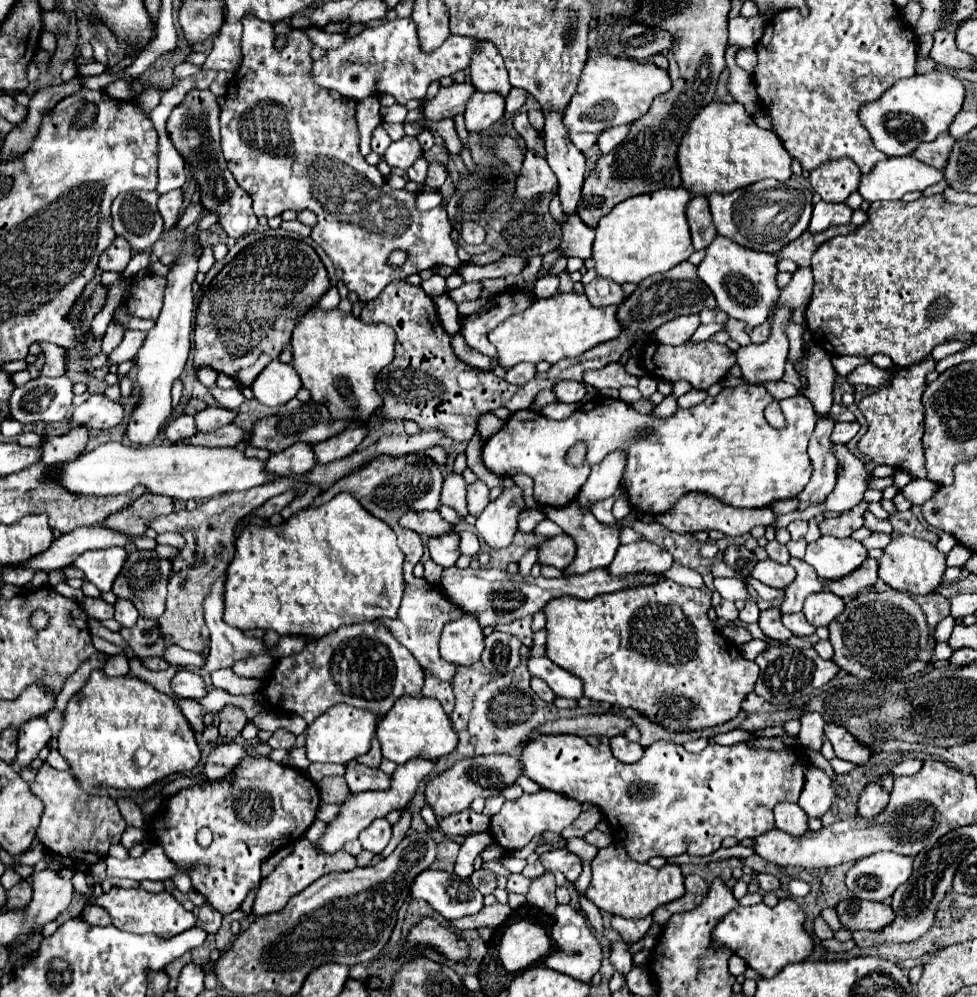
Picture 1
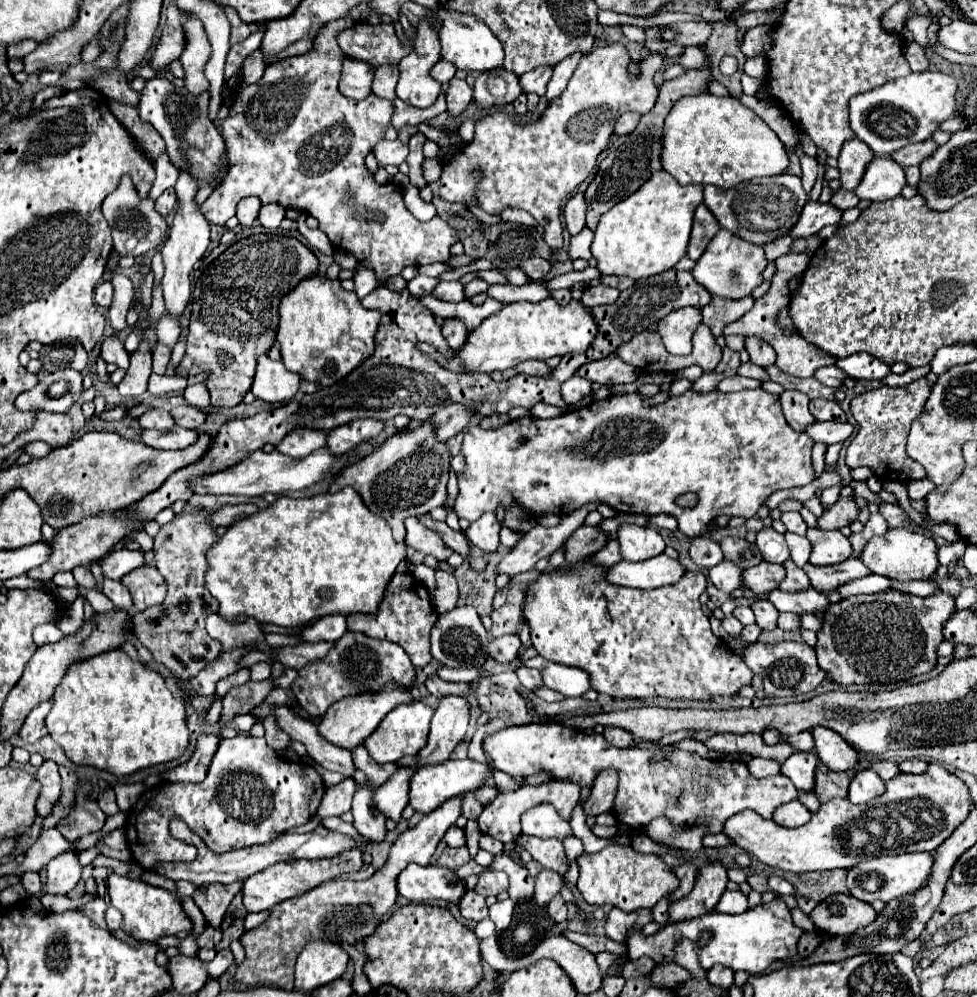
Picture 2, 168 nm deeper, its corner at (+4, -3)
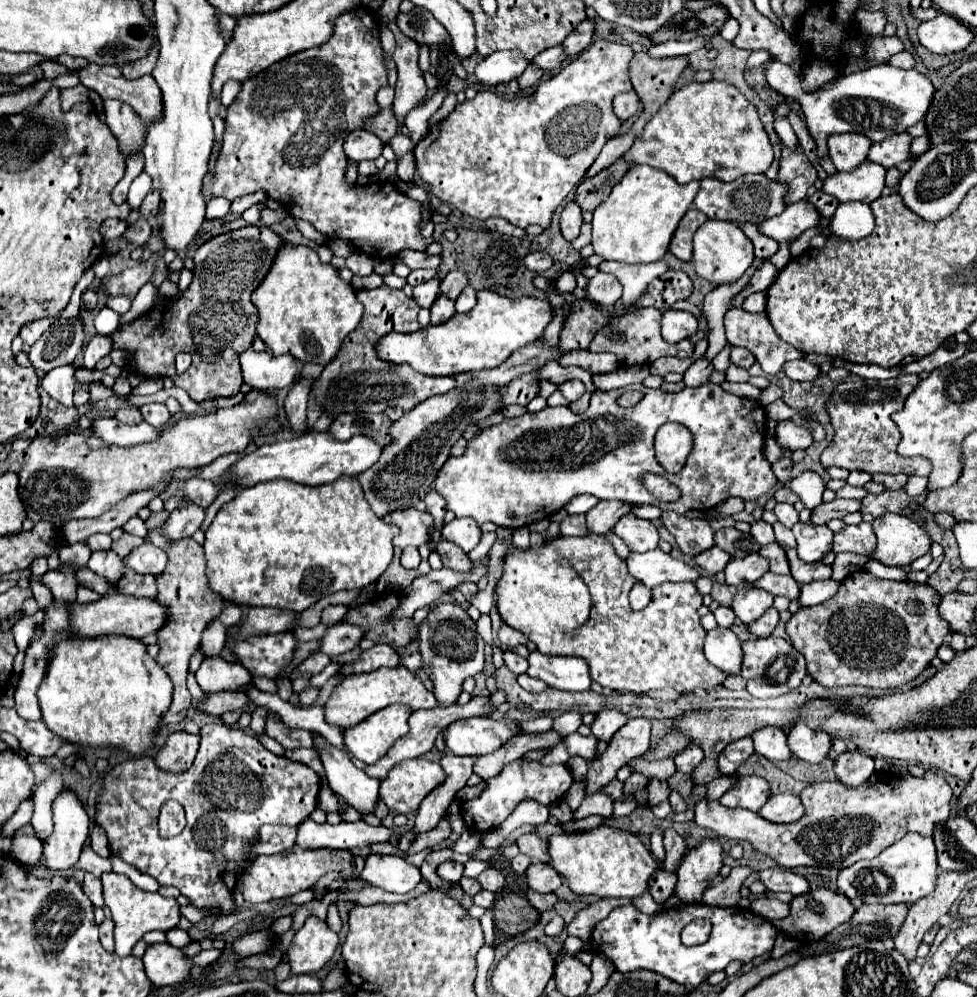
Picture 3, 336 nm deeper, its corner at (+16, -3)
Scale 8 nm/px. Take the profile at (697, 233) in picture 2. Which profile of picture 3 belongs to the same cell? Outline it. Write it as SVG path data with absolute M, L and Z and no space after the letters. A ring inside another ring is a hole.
M688 209L686 215L682 217L672 243L670 243L670 253L674 253L678 259L682 261L690 261L692 259L692 237L696 233L696 229L706 221L708 217L702 211L696 209Z

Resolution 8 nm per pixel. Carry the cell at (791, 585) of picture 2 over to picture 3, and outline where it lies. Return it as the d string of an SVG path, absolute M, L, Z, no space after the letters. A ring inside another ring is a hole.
M770 543L770 545L762 547L760 555L770 561L770 571L774 571L776 575L790 575L786 551L778 543Z

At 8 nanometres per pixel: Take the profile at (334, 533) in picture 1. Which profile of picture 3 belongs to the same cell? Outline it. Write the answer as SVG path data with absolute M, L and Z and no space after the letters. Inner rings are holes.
M342 477L334 483L326 483L324 487L302 487L298 483L288 483L288 481L266 481L266 483L256 483L254 487L240 489L236 497L222 505L222 509L216 513L212 525L206 529L206 541L204 541L204 553L206 553L206 575L208 575L208 587L218 593L222 599L232 601L236 605L248 605L248 607L278 607L278 609L288 609L294 613L302 613L304 609L312 607L318 603L322 597L332 595L336 591L352 591L352 589L362 589L370 583L374 583L388 563L392 561L392 537L396 535L398 527L390 527L384 521L380 521L370 505L364 499L360 483L356 483L354 477Z

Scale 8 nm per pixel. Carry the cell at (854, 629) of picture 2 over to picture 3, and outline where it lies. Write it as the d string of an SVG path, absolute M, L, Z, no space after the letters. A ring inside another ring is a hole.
M856 571L842 581L840 591L814 607L802 607L786 623L786 633L806 659L806 669L824 687L864 685L874 689L892 689L918 677L936 657L938 647L950 633L948 623L938 615L940 595L930 585L908 581L880 581L870 573Z

